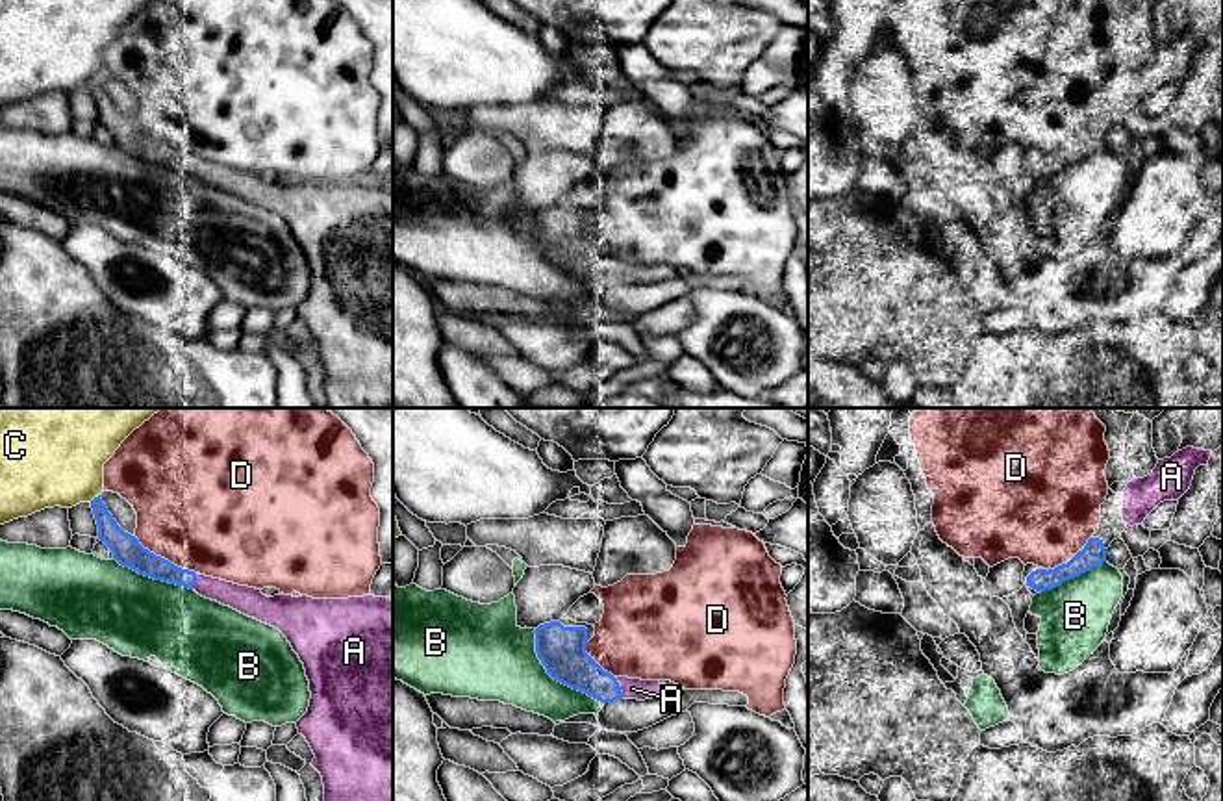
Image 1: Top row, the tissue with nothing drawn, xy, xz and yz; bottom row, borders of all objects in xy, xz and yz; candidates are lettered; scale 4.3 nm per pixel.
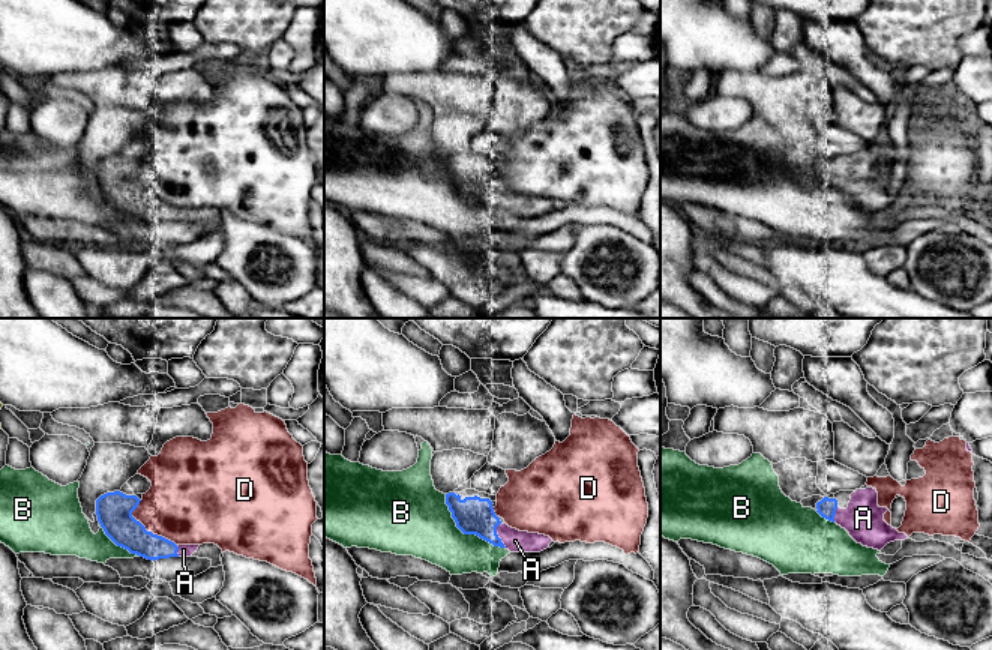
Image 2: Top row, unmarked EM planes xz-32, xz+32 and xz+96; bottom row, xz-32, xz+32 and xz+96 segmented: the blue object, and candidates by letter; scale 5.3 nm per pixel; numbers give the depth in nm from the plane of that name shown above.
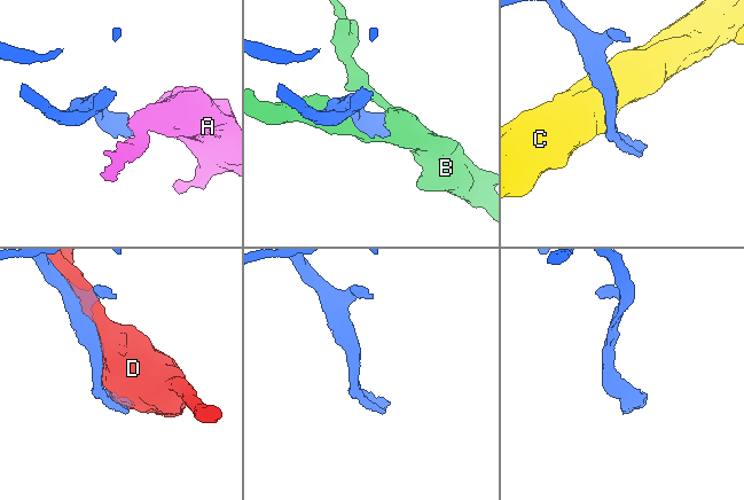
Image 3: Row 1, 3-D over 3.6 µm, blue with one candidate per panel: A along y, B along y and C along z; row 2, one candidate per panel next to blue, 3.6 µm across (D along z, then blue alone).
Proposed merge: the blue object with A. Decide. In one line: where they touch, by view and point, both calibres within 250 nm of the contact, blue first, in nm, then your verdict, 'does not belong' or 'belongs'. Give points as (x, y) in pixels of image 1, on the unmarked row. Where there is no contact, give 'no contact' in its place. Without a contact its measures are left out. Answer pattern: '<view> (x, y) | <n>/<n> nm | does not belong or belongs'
xz (619, 273) | 180/100 nm | belongs

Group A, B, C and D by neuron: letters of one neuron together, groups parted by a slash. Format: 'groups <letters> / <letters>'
groups A / B / C / D

